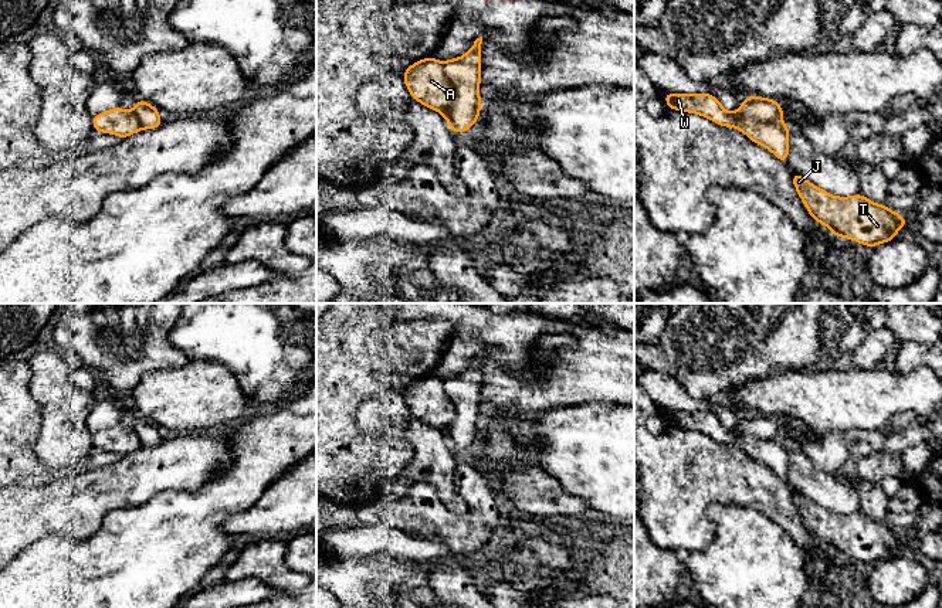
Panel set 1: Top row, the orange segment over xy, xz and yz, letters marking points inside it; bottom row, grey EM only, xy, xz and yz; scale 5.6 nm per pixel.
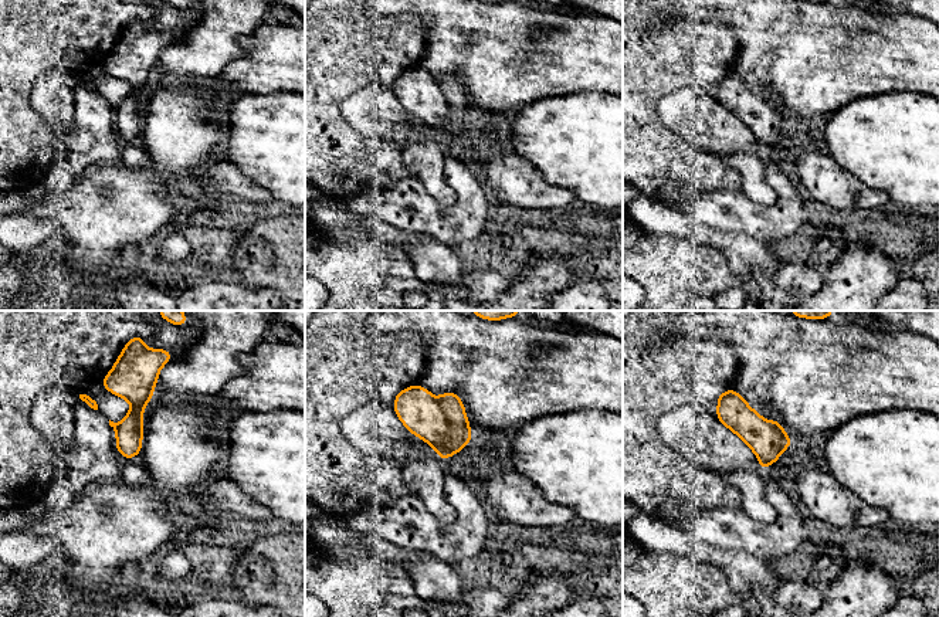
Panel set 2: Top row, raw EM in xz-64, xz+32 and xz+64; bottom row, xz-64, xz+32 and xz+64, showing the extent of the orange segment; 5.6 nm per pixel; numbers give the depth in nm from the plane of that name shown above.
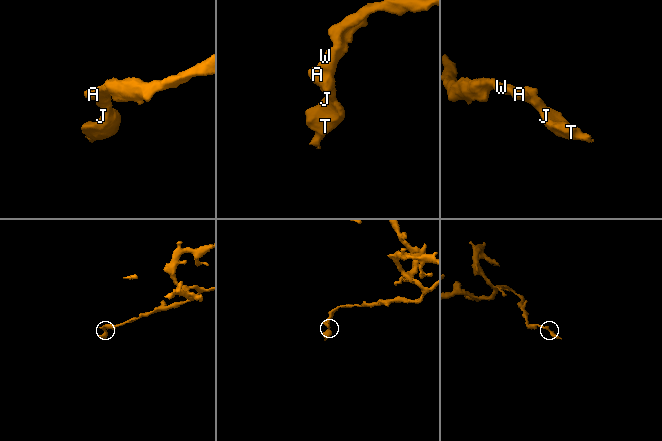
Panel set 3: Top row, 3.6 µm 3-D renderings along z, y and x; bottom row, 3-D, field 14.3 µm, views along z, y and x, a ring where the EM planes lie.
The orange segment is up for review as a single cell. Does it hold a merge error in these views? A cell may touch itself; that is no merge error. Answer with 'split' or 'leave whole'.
split

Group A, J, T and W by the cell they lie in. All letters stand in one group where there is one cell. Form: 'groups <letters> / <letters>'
groups A J T / W

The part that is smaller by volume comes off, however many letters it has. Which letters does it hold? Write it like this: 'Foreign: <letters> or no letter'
Foreign: A, J, T

